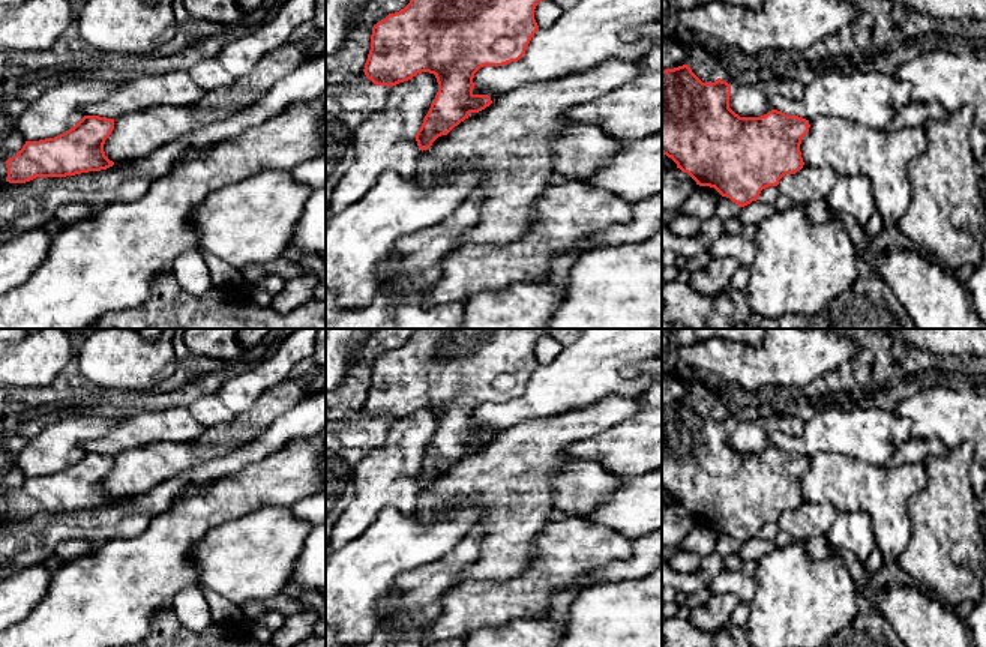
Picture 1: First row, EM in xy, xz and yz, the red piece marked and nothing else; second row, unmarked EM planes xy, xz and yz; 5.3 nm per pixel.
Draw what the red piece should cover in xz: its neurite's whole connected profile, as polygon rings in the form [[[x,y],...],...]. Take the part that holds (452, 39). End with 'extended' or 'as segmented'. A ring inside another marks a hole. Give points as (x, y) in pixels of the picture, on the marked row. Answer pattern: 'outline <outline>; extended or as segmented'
outline [[[410,0],[399,12],[389,14],[372,27],[365,75],[377,86],[396,86],[417,74],[434,74],[438,92],[420,129],[419,149],[447,135],[455,126],[492,104],[488,95],[474,95],[474,74],[483,66],[518,62],[539,30],[534,9],[542,0]]]; as segmented

